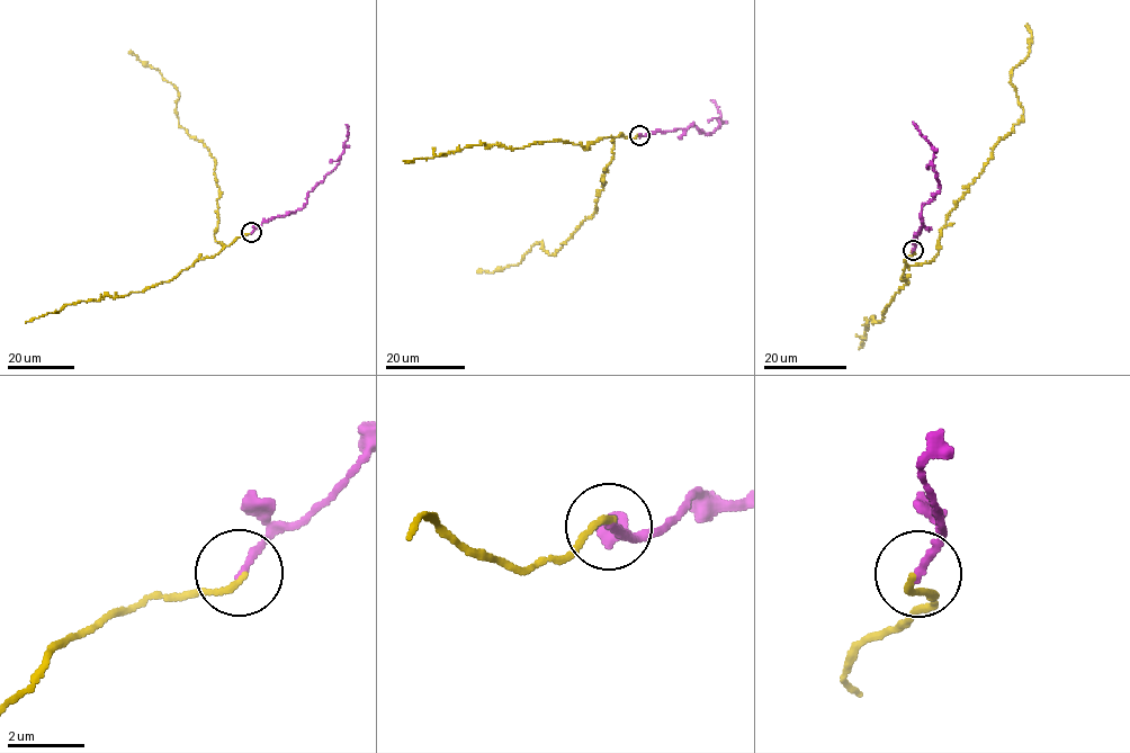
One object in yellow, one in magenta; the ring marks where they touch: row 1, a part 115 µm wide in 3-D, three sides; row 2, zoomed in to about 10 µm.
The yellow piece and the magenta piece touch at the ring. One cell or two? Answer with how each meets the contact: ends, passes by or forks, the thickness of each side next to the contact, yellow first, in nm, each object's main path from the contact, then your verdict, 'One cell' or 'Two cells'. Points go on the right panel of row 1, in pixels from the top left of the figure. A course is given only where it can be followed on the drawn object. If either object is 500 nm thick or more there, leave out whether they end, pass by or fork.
At the ring yellow ends. At the ring magenta ends. Thickness 160 nm (yellow) against 200 nm. Course of yellow: (912, 251), (906, 265), (929, 262), (939, 253), (947, 216), (1023, 116), (1010, 82), (1030, 52), (1025, 25). Course of magenta: (912, 251), (914, 238), (924, 226), (921, 206), (933, 198), (940, 182), (933, 168), (933, 146), (912, 120). One cell

